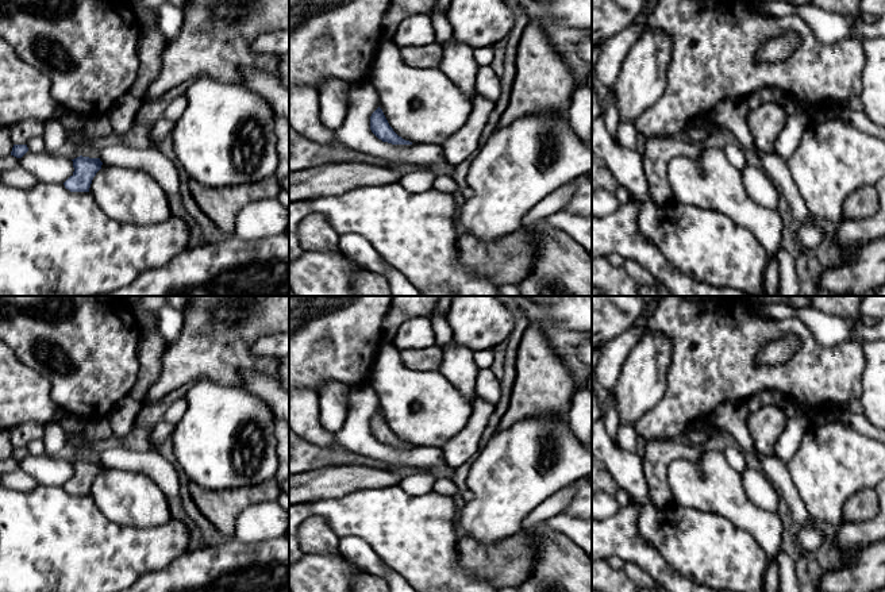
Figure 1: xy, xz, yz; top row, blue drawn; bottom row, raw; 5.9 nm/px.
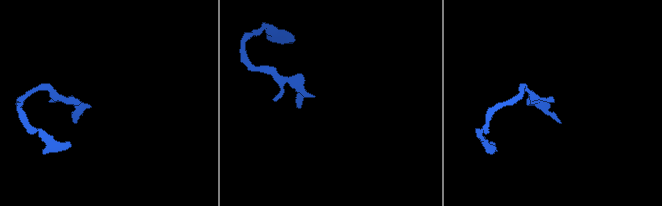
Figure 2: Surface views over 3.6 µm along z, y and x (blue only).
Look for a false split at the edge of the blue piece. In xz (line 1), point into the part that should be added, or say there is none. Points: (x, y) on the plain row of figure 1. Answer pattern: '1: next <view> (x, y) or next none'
1: next none

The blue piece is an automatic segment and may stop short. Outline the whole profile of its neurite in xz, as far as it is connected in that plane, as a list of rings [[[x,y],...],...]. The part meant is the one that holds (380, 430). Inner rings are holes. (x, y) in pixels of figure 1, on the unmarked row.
[[[380,410],[370,419],[370,433],[382,445],[392,447],[412,447],[412,445],[403,442],[393,434]]]

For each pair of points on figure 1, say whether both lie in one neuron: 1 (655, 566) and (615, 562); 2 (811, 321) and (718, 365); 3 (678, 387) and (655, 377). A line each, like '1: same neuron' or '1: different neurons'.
1: different neurons
2: different neurons
3: different neurons

